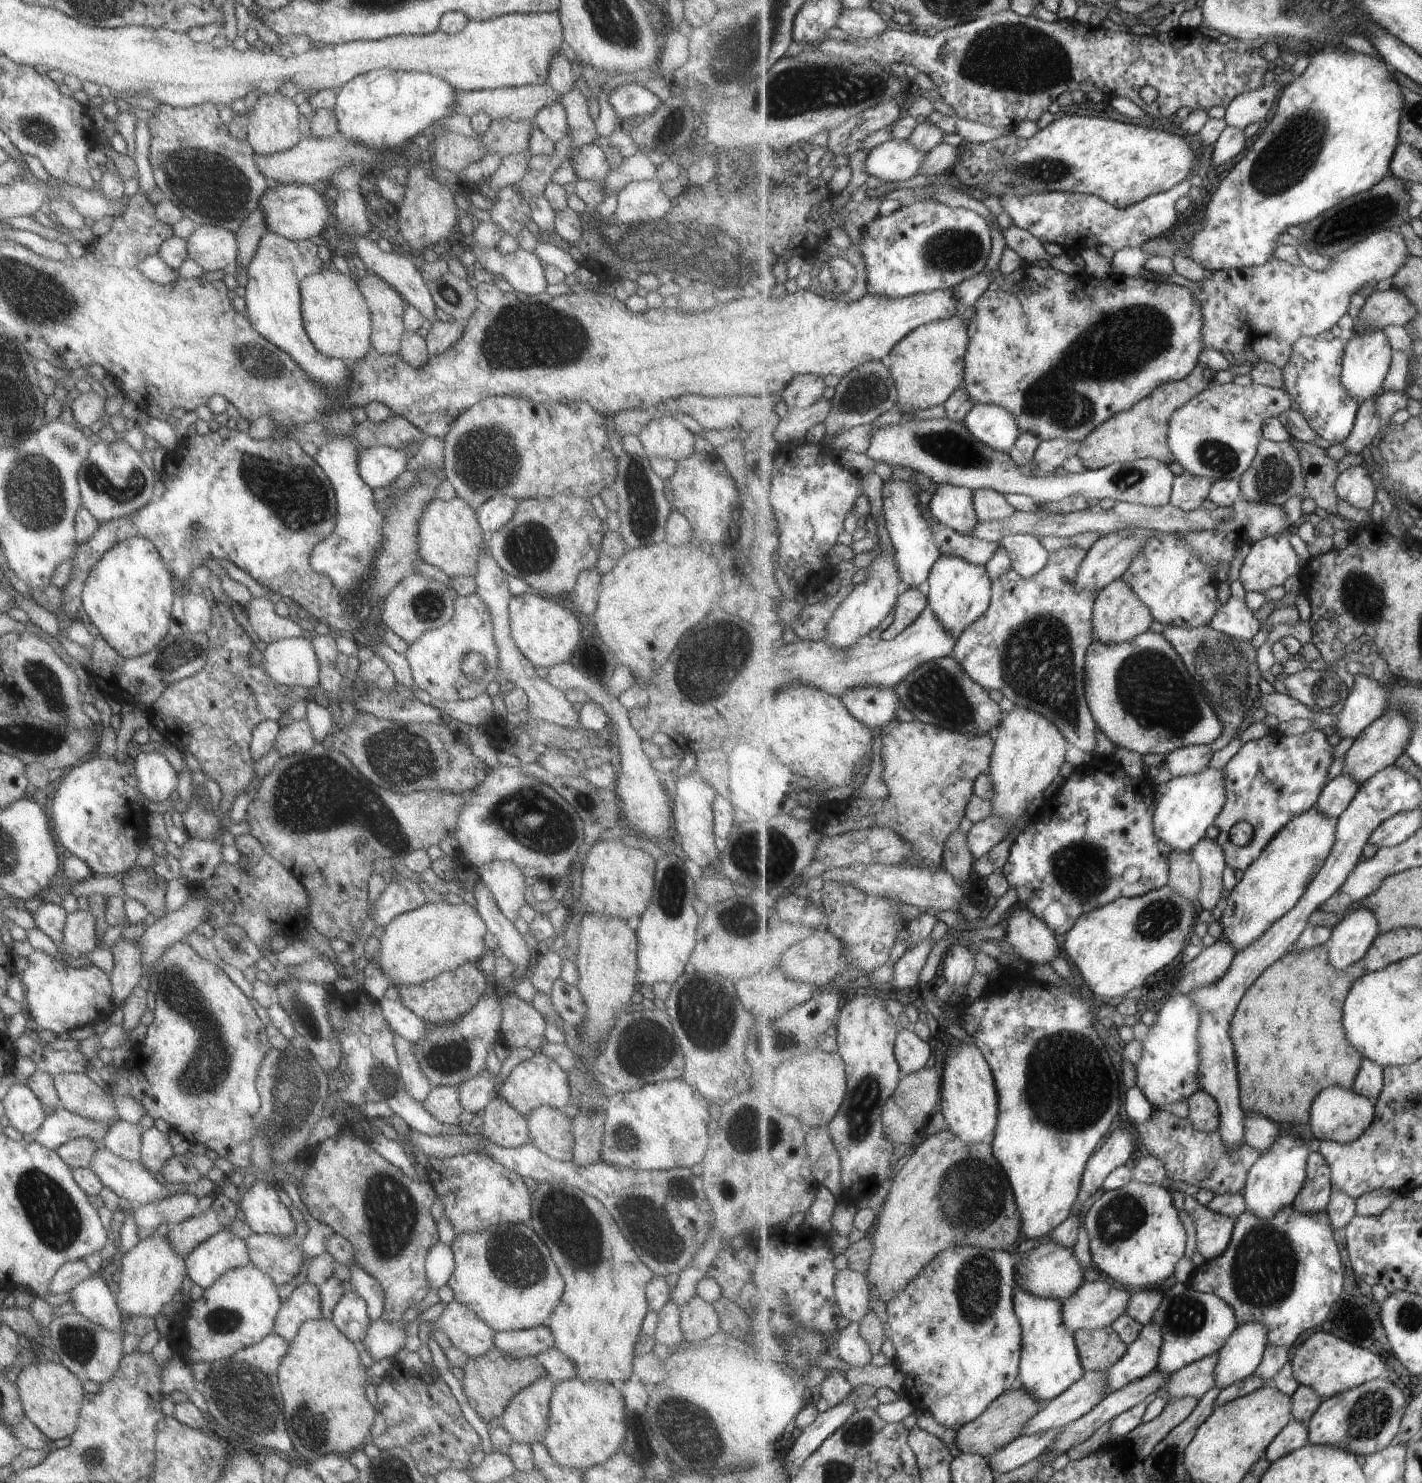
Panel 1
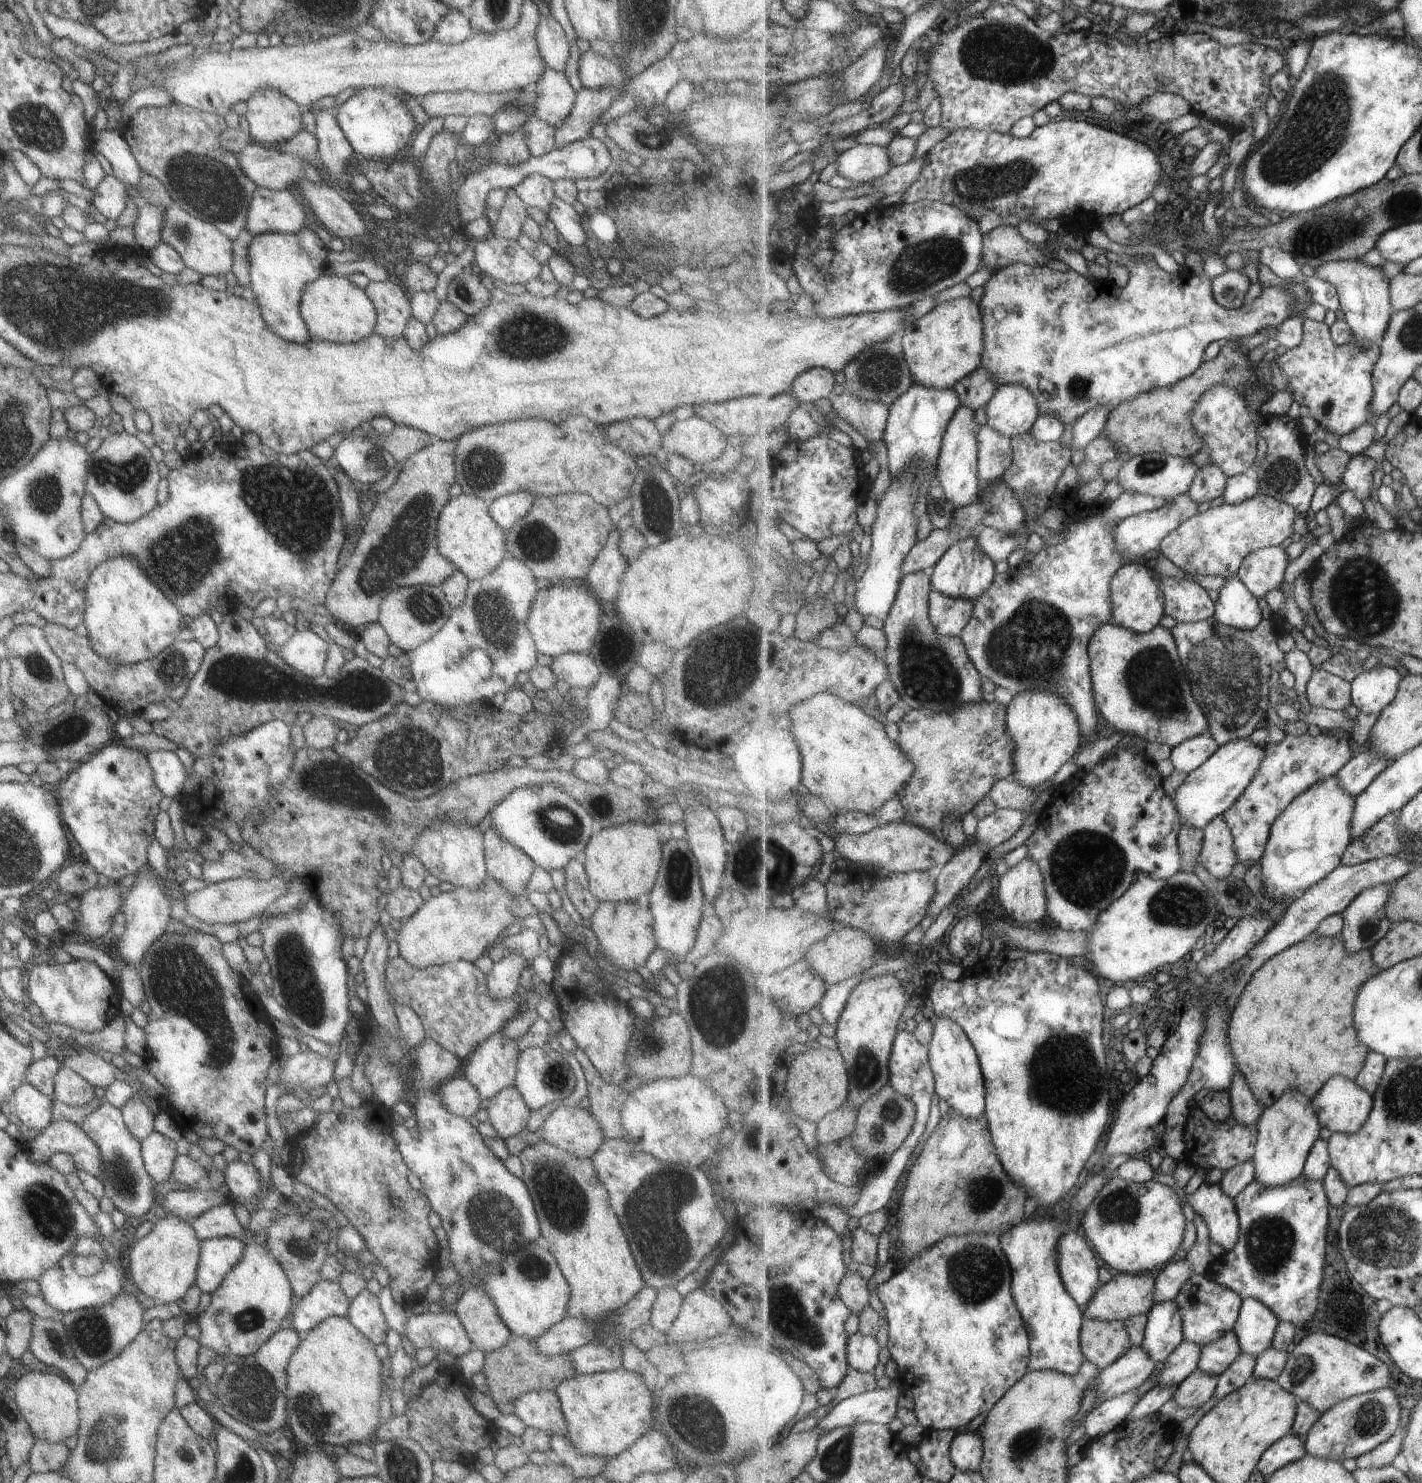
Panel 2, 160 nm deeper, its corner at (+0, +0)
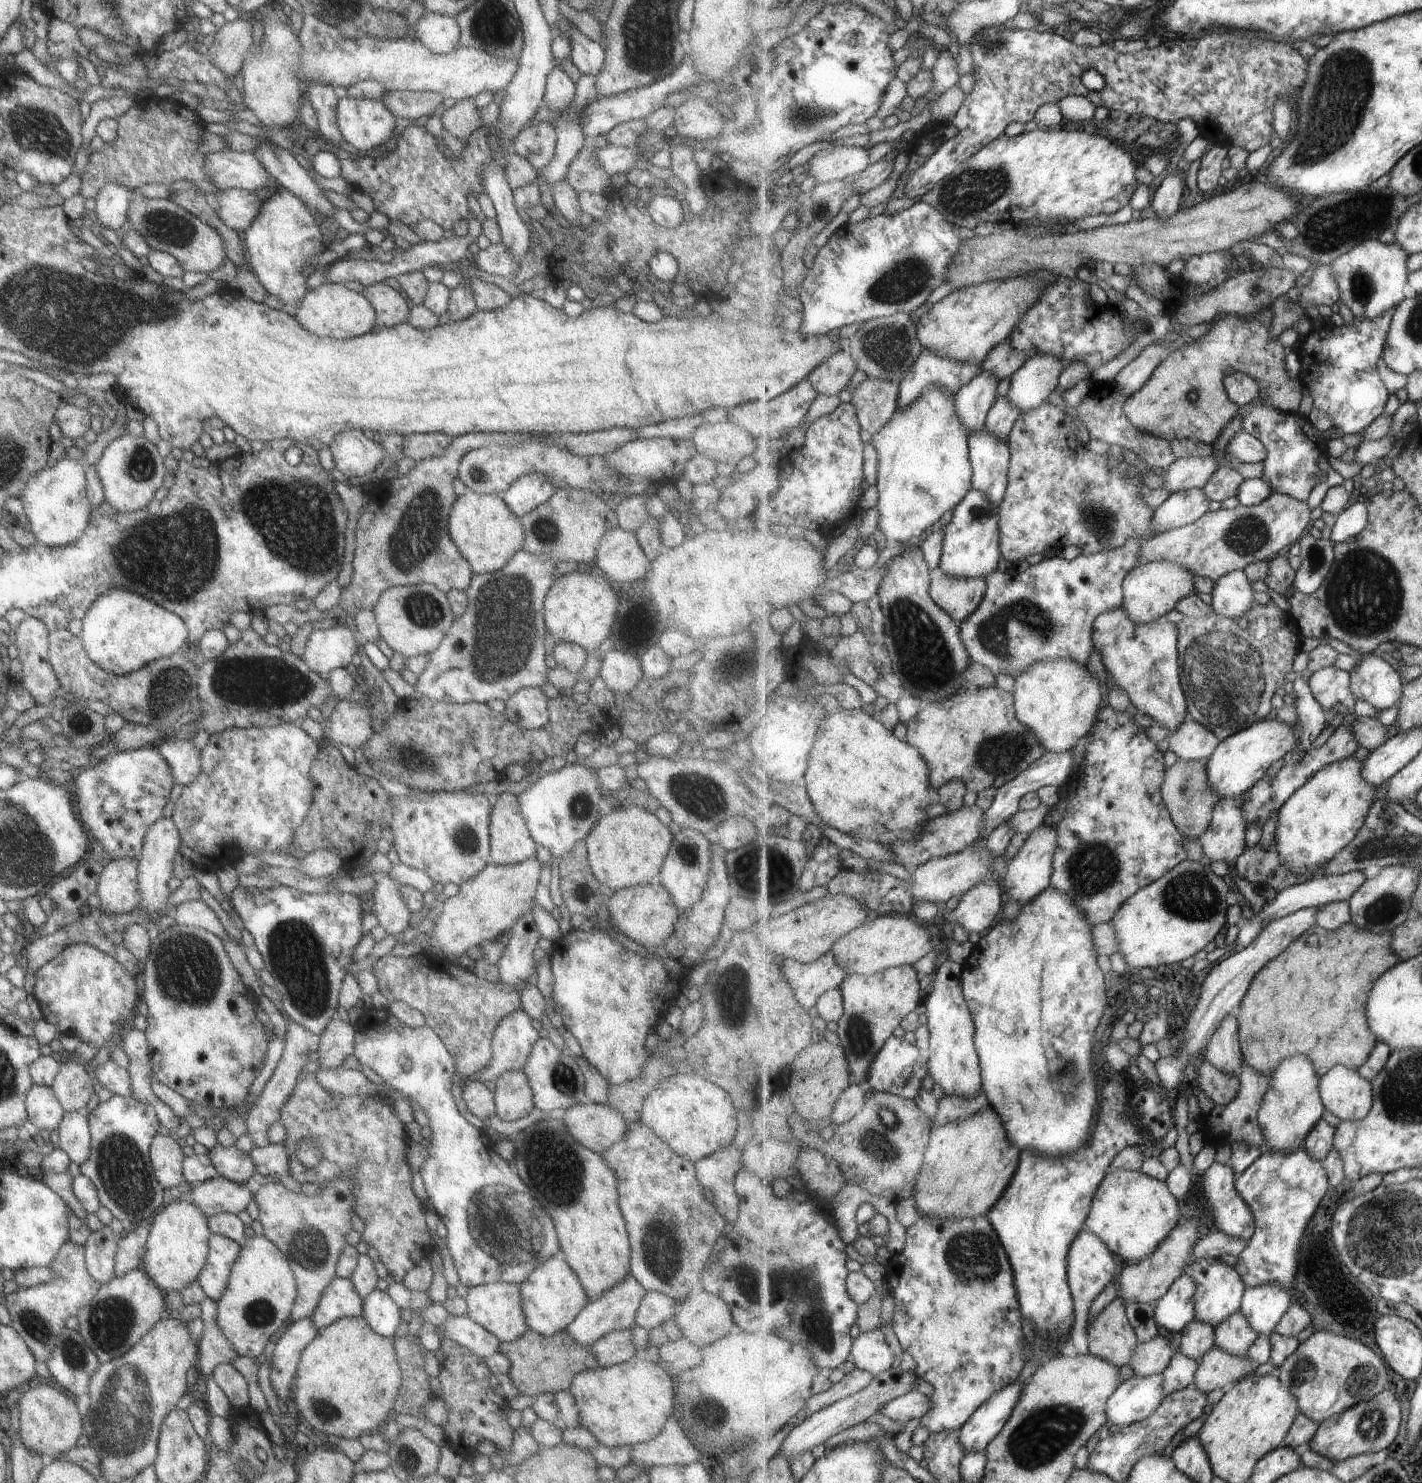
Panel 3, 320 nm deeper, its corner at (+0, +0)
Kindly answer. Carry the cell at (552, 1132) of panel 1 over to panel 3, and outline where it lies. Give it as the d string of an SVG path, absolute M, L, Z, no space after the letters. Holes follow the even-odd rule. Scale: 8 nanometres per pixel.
M577 1104L565 1109L565 1116L560 1120L566 1131L581 1145L594 1153L600 1154L617 1142L628 1130L628 1124L624 1118L607 1105L600 1104Z

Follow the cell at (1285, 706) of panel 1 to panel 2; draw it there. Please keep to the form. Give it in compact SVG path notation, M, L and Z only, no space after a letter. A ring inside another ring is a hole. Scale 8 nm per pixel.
M1313 707L1310 711L1299 712L1299 720L1305 724L1314 724L1321 731L1343 730L1351 738L1355 736L1355 719L1351 718L1345 710L1324 709Z

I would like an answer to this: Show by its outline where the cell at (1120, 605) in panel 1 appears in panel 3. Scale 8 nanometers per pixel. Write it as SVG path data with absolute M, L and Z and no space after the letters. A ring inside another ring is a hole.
M1152 561L1141 567L1135 566L1125 578L1122 607L1136 624L1151 623L1176 609L1181 600L1194 593L1196 593L1195 574L1185 566L1168 561Z

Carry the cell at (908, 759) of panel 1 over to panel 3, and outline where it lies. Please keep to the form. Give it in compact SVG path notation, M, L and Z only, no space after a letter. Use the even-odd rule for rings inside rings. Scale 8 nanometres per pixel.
M992 685L989 687L966 687L957 695L941 701L931 701L926 708L917 714L907 727L907 742L915 746L929 766L931 781L935 788L948 784L950 781L962 781L969 791L976 794L989 788L996 790L1017 779L1021 772L1032 767L1048 753L1047 748L1037 739L1031 728L1021 722L1016 714L1014 694L1005 692Z

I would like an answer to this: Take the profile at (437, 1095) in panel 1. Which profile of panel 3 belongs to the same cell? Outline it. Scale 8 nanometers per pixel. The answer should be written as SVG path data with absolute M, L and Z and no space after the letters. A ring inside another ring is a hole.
M464 1079L461 1089L461 1100L467 1110L479 1118L482 1122L494 1114L494 1092L487 1089L482 1082Z

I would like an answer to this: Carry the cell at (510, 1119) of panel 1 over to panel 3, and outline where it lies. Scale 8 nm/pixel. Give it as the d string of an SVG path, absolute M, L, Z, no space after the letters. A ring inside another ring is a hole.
M521 1069L502 1072L495 1080L494 1114L505 1121L526 1116L534 1106L532 1092Z

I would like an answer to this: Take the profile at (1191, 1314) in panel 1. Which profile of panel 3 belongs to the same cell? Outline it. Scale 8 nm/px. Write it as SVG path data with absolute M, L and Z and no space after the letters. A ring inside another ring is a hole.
M1202 1258L1192 1264L1187 1271L1193 1276L1195 1286L1197 1286L1194 1300L1195 1314L1199 1320L1203 1320L1203 1322L1207 1322L1216 1328L1240 1312L1244 1293L1248 1286L1235 1268L1231 1268L1229 1264L1225 1264L1217 1258Z

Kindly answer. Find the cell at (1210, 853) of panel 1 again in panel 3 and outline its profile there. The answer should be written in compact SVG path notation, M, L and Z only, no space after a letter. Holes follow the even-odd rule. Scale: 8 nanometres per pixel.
M1245 794L1221 798L1214 809L1212 824L1199 838L1204 854L1212 861L1227 863L1232 878L1238 875L1234 866L1248 850L1245 844L1248 828L1245 800Z

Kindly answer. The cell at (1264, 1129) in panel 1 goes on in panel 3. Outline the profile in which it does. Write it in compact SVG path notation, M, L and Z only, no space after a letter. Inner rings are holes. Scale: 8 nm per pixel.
M1231 1014L1215 1032L1204 1059L1223 1072L1241 1076L1244 1053L1241 1049L1238 1016Z

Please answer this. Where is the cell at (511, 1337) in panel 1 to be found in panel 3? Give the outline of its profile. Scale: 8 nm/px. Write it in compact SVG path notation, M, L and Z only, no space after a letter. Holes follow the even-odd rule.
M626 1275L620 1283L608 1291L601 1292L597 1299L589 1301L563 1332L573 1343L587 1346L609 1332L631 1327L635 1312L645 1294L646 1291L631 1276Z

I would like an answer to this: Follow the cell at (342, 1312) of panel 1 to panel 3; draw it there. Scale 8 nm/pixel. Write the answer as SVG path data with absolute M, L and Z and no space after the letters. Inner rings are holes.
M378 1289L370 1291L362 1300L362 1320L378 1336L392 1338L401 1323L399 1308Z

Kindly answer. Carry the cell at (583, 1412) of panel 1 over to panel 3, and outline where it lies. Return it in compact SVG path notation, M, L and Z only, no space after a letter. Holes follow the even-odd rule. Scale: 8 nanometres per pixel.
M632 1357L617 1365L579 1372L566 1392L574 1399L578 1409L579 1425L585 1428L585 1431L588 1431L599 1444L607 1447L630 1447L656 1436L672 1416L673 1379L659 1364Z

